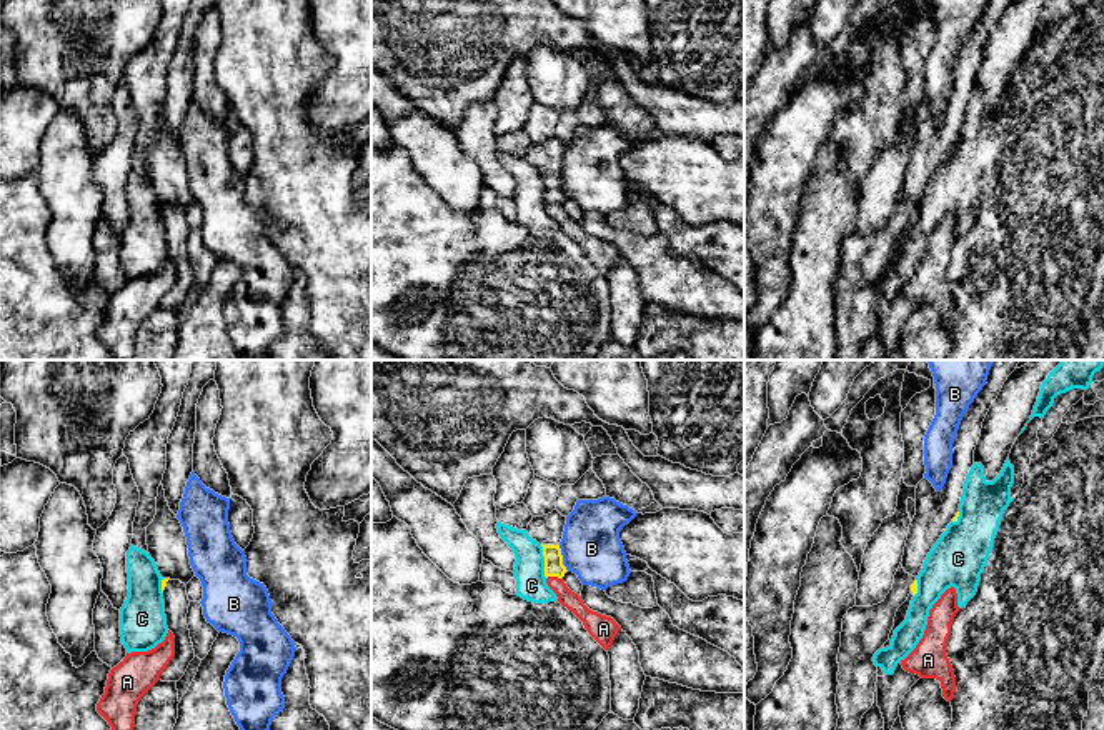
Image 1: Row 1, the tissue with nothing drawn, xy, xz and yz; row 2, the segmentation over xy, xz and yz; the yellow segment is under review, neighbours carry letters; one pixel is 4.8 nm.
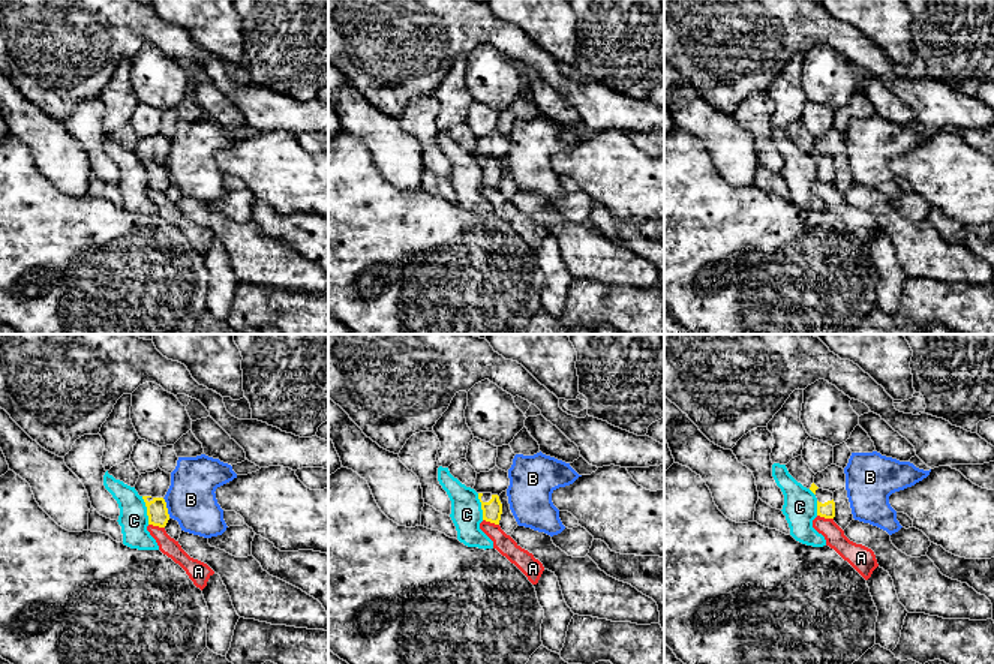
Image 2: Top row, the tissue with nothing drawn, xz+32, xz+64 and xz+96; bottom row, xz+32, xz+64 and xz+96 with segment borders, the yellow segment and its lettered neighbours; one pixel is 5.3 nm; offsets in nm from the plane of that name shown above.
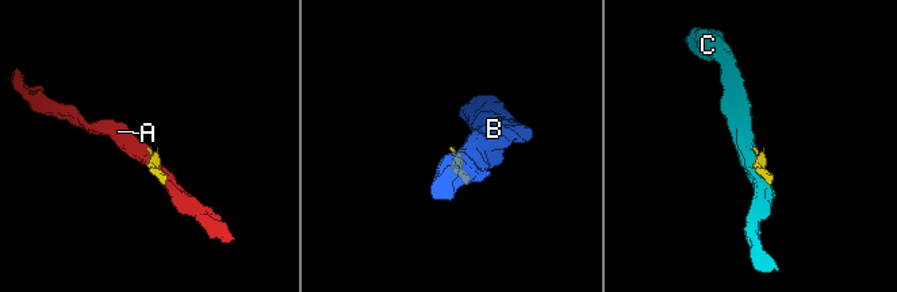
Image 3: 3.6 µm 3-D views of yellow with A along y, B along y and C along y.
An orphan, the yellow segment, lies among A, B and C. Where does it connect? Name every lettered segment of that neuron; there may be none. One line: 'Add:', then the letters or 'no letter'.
Add: no letter

